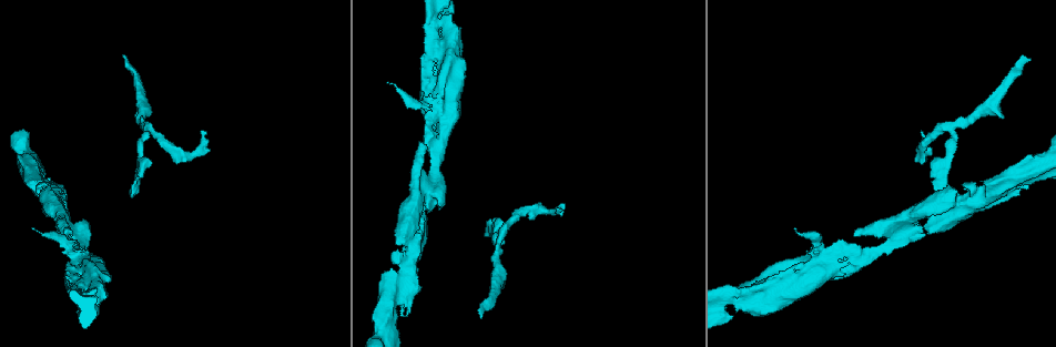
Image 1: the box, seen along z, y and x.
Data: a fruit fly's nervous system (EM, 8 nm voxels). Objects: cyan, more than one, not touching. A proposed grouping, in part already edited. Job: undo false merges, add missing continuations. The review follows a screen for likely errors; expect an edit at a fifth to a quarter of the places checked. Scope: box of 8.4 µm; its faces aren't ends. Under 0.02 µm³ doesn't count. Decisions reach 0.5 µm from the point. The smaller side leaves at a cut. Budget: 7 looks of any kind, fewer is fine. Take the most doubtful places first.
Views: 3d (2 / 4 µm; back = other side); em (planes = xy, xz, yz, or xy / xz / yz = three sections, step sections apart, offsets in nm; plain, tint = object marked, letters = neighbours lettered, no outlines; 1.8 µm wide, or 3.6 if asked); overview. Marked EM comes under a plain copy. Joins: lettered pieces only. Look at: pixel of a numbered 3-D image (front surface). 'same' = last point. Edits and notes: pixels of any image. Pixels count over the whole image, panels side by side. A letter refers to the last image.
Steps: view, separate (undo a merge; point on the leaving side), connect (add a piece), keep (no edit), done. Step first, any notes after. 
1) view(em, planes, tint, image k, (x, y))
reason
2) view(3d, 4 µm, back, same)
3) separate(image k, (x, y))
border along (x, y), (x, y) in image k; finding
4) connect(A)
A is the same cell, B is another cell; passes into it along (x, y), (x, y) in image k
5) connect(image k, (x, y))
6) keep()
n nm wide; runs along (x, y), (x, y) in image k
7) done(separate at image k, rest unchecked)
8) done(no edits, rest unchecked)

view(3d, 4 µm, image 1, (126, 58))
an open end

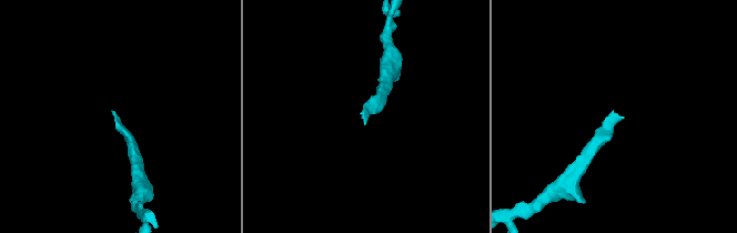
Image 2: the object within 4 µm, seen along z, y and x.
view(em, planes, letters, image 2, (623, 117))
need the tissue

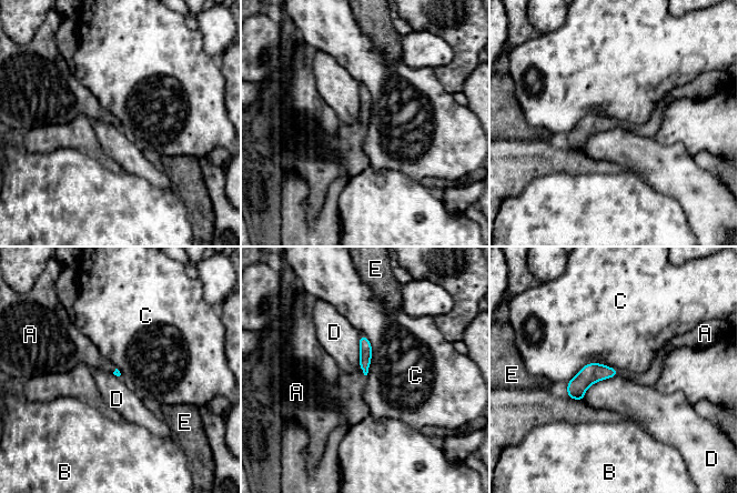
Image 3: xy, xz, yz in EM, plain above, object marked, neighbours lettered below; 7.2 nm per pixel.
connect(A)
A is the same cell, B, C, D and E are other cells; passes into it along (365, 349), (362, 370), (344, 399) in image 3; it goes on there

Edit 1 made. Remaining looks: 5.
view(3d, 2 µm, image 1, (204, 133))
thin end

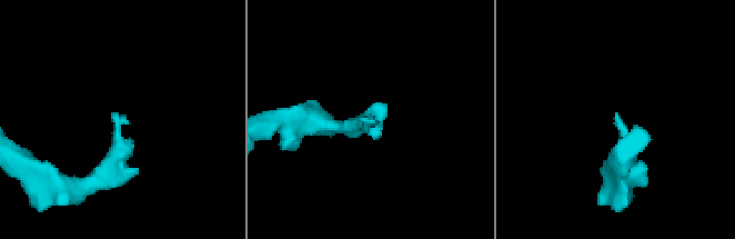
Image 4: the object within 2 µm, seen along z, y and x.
view(em, xy, step 16, tint, image 4, (116, 114))
need the tissue

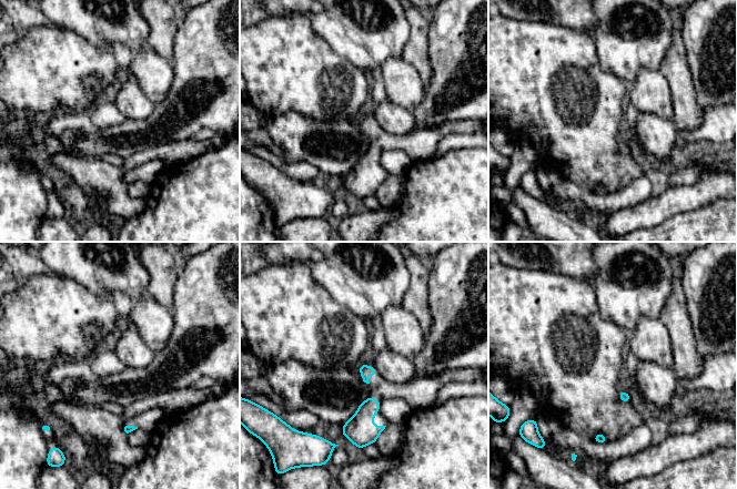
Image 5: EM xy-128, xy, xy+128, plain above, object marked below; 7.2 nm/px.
view(em, xy, step 16, letters, same)

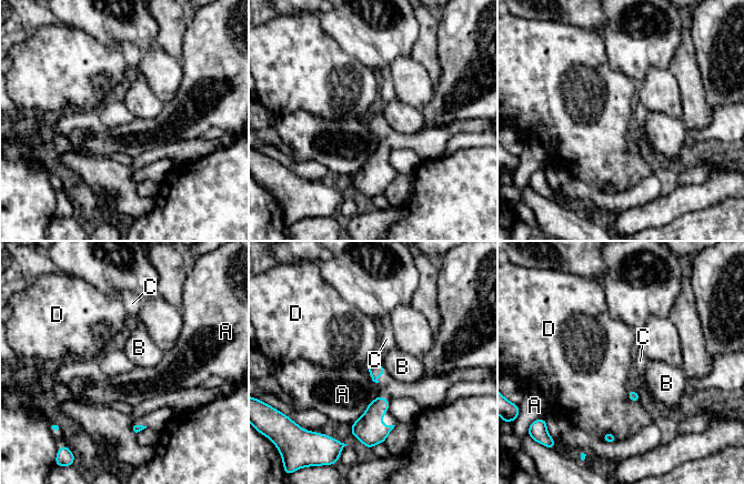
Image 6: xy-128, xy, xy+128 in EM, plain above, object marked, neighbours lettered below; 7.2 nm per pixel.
keep()
A, B, C and D are other cells; border along (627, 390), (627, 396), (639, 402) in image 6; no lettered piece goes on from it

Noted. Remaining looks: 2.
done(connect at image 3, rest unchecked)

